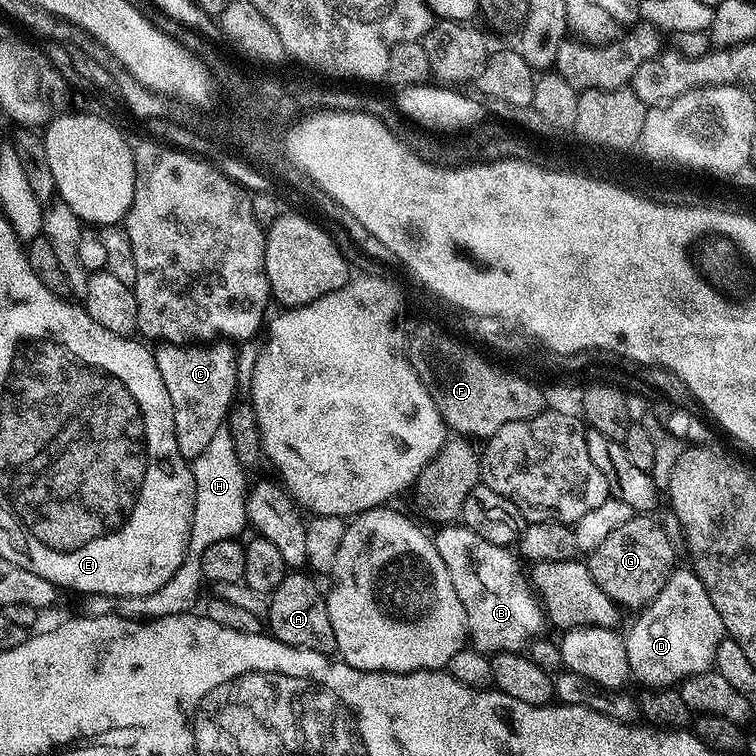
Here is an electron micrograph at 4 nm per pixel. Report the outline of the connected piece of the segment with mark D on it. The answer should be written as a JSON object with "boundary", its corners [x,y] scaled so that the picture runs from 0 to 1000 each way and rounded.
{"boundary":[[[899,749],[858,799],[845,806],[841,821],[824,837],[835,898],[857,913],[888,911],[925,889],[943,888],[947,861],[960,837],[950,807],[919,757]]]}

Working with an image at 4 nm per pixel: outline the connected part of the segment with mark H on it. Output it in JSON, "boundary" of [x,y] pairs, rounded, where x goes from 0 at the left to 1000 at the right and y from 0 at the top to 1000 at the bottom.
{"boundary":[[[302,565],[290,566],[280,583],[253,615],[258,634],[258,675],[254,681],[254,705],[267,710],[266,718],[311,713],[328,696],[327,647],[324,618],[316,611],[310,579]]]}

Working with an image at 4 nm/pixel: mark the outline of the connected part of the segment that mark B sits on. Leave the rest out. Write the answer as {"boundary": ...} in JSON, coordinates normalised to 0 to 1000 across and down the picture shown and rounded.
{"boundary":[[[587,696],[581,700],[582,705],[578,709],[574,709],[574,735],[587,745],[587,757],[593,761],[593,772],[598,776],[598,783],[603,787],[603,794],[608,798],[608,804],[614,808],[614,815],[619,819],[619,836],[624,840],[624,847],[622,847],[623,856],[628,857],[632,862],[639,862],[642,865],[655,865],[657,862],[687,862],[692,864],[697,858],[698,853],[704,851],[705,847],[710,845],[716,840],[714,836],[722,827],[722,811],[701,771],[700,763],[696,761],[694,753],[693,757],[688,753],[689,742],[684,739],[681,734],[676,735],[673,726],[664,720],[649,720],[643,717],[635,709],[627,706],[627,701],[612,696],[604,696],[604,698],[598,698],[603,696]]]}

